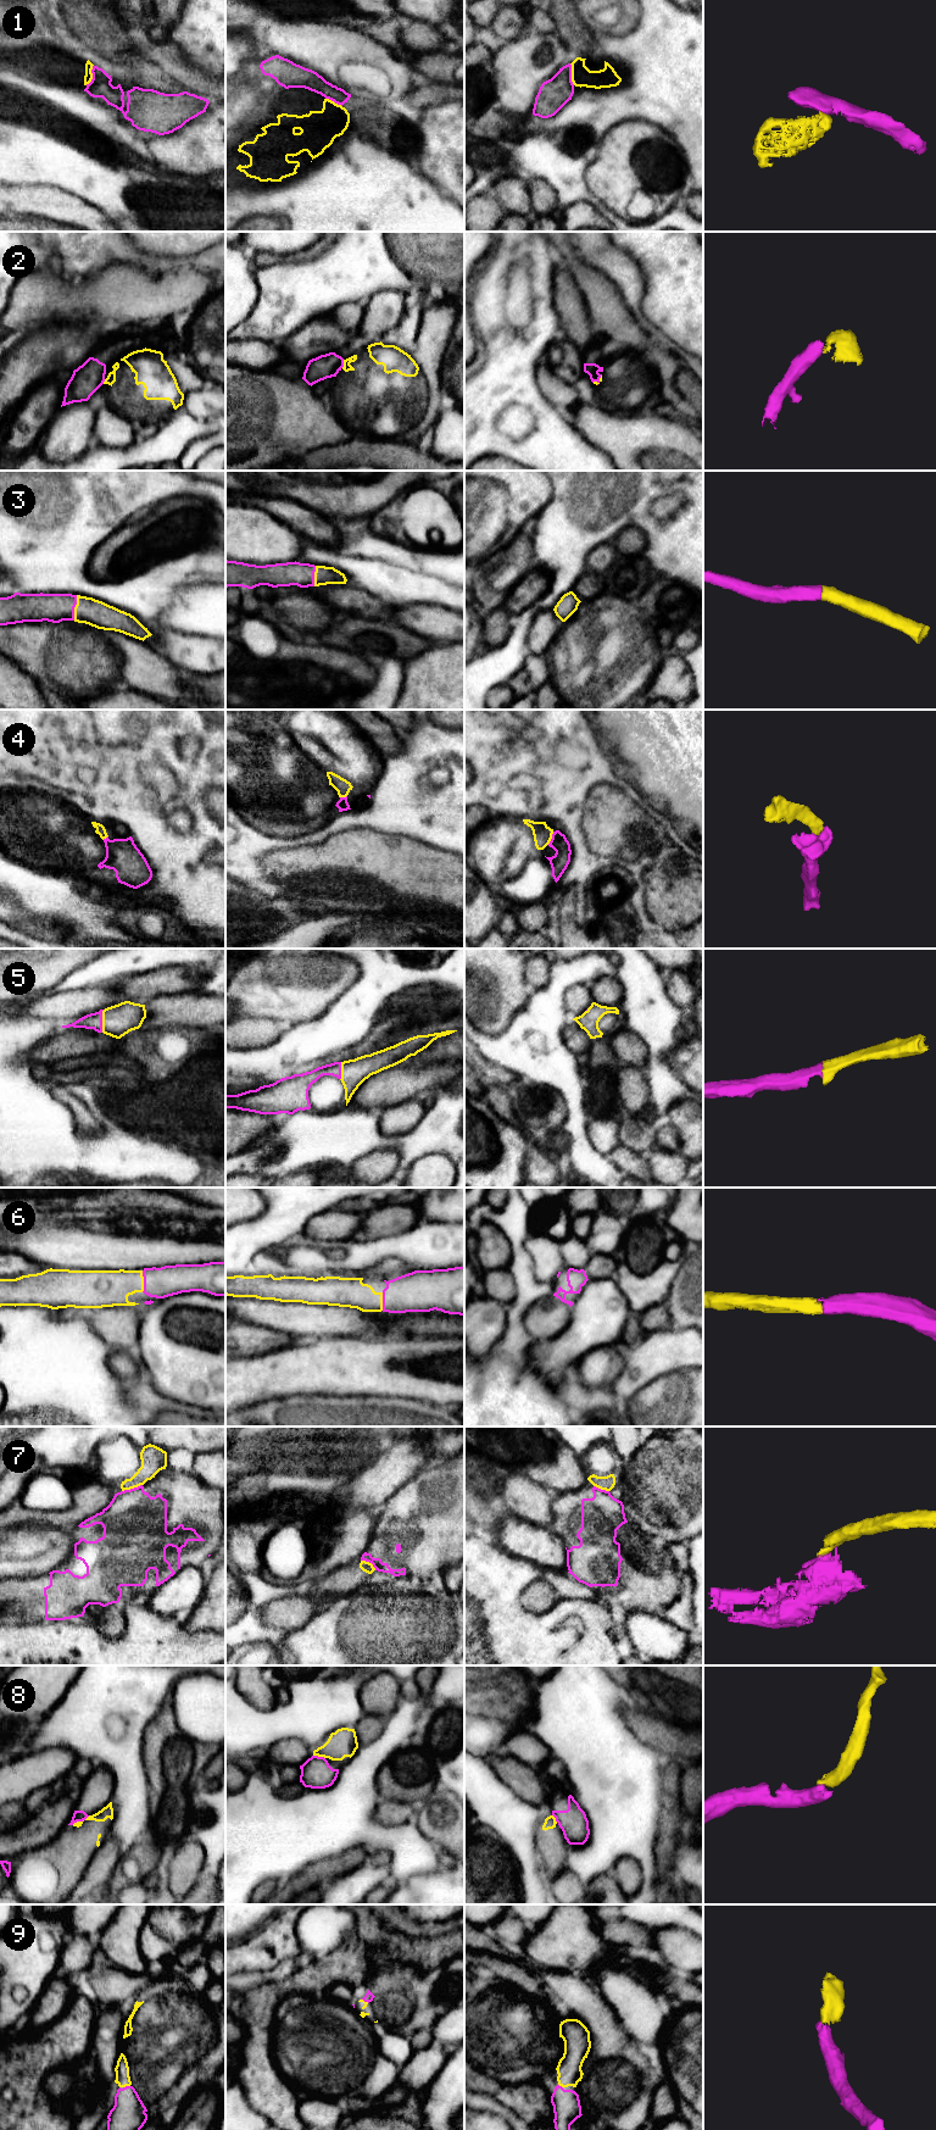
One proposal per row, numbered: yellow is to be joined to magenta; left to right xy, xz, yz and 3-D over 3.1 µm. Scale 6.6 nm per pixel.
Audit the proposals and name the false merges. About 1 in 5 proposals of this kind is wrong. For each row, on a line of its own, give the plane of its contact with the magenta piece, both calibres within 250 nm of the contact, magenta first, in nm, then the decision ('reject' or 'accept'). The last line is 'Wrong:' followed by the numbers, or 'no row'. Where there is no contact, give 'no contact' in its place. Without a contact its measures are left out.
1: meets magenta in yz; 200 nm thick on the magenta side, 140 nm on the other; accept
2: meets magenta in xz; 160 nm thick on the magenta side, 50 nm on the other; reject
3: meets magenta in xy; 190 nm thick on the magenta side, 180 nm on the other; accept
4: meets magenta in yz; 120 nm thick on the magenta side, 130 nm on the other; accept
5: meets magenta in xy; 110 nm thick on the magenta side, 200 nm on the other; accept
6: meets magenta in xy; 200 nm thick on the magenta side, 240 nm on the other; accept
7: meets magenta in xy; 420 nm thick on the magenta side, 160 nm on the other; reject
8: meets magenta in xz; 200 nm thick on the magenta side, 180 nm on the other; reject
9: meets magenta in xy; 220 nm thick on the magenta side, 100 nm on the other; accept
Wrong: 2, 7, 8

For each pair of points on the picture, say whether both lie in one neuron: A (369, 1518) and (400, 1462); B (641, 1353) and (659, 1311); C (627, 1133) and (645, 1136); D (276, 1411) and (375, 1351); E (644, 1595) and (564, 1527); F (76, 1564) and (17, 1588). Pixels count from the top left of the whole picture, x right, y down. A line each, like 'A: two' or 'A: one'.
A: two
B: two
C: one
D: two
E: one
F: one

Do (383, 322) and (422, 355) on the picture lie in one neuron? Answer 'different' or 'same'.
different

